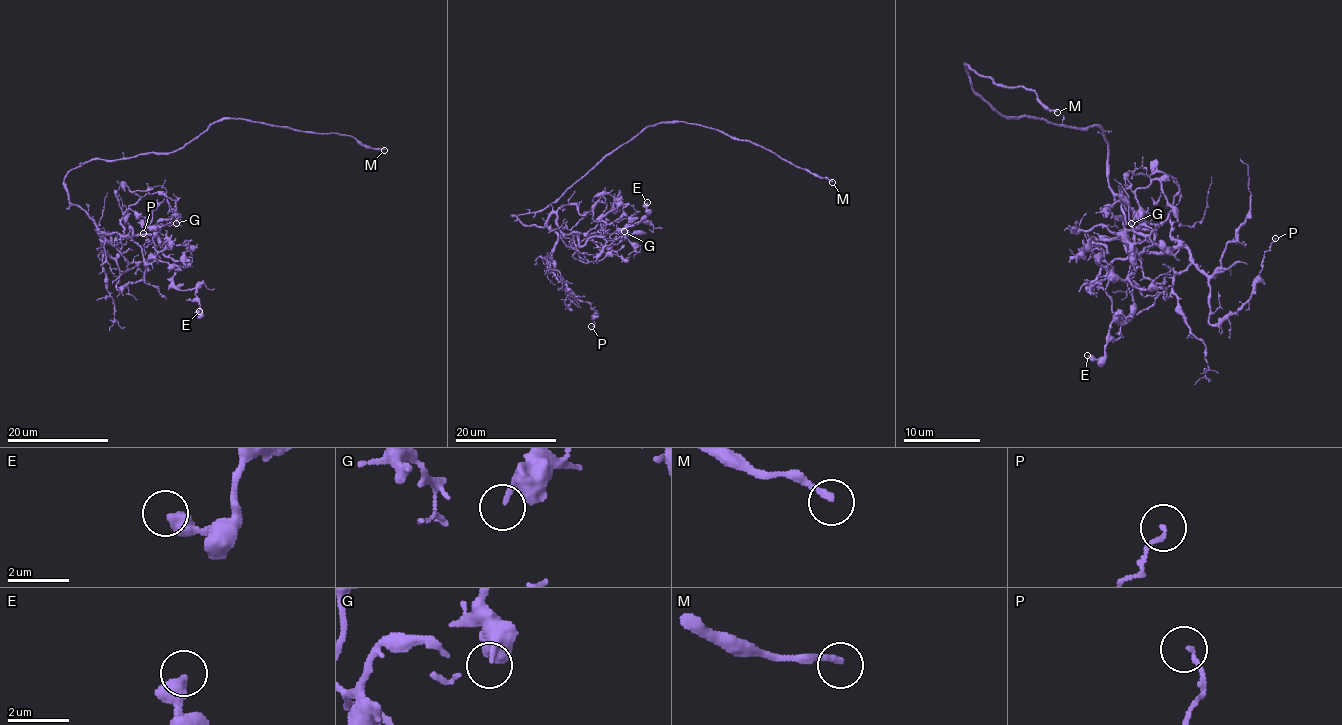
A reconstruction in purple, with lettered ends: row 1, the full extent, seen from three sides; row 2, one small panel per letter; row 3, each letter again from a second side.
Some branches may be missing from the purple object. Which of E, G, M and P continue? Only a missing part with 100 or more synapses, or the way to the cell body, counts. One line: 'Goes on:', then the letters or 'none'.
Goes on: M

